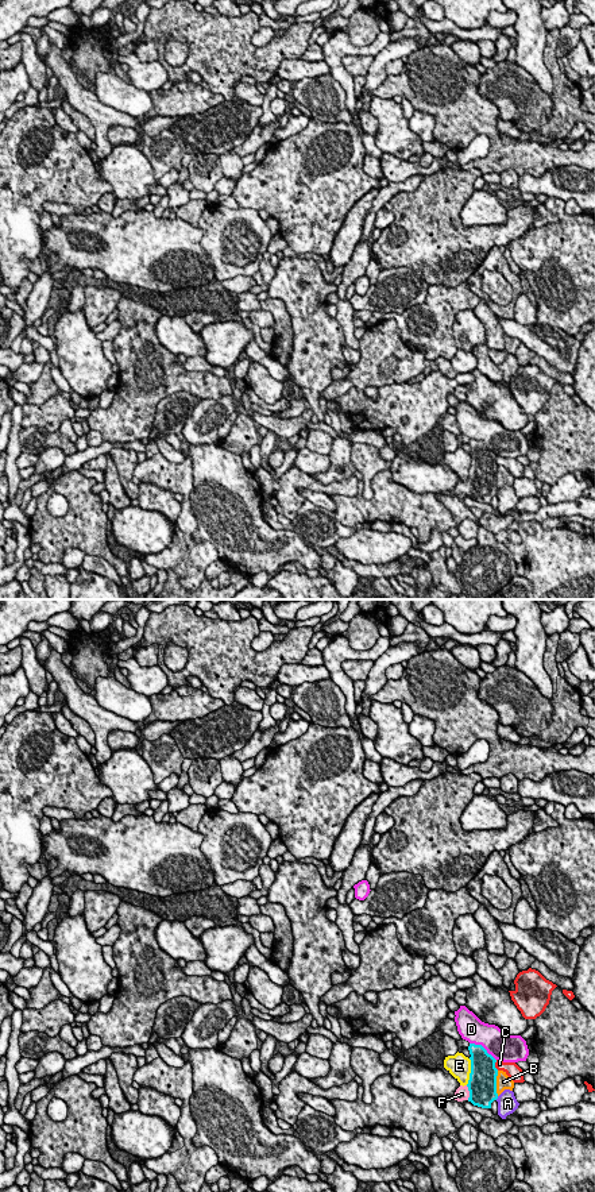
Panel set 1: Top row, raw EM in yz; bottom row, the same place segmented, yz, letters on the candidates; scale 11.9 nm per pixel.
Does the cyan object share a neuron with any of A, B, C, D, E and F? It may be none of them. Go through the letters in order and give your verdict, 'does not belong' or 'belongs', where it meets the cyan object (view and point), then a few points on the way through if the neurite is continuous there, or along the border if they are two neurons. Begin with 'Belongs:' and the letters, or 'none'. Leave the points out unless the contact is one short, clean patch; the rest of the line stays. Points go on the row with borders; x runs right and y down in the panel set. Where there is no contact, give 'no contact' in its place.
Belongs: F
A: does not belong; meets cyan in yz at (497, 1098); border along yz (498, 1096), (495, 1099)
B: does not belong; meets cyan in yz at (495, 1083)
C: does not belong; meets cyan in yz at (494, 1065)
D: does not belong; meets cyan in yz at (483, 1048)
E: does not belong; meets cyan in yz at (471, 1072)
F: belongs; meets cyan in yz at (470, 1092); runs through yz (482, 1084), (470, 1092), (462, 1094)

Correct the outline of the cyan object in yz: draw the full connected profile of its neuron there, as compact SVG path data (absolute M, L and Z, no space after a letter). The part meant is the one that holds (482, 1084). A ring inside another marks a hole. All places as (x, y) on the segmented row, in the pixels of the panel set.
M470 1044L471 1073L467 1085L460 1085L452 1100L468 1100L474 1106L491 1108L491 1103L498 1099L497 1093L497 1060L487 1053L482 1045Z

